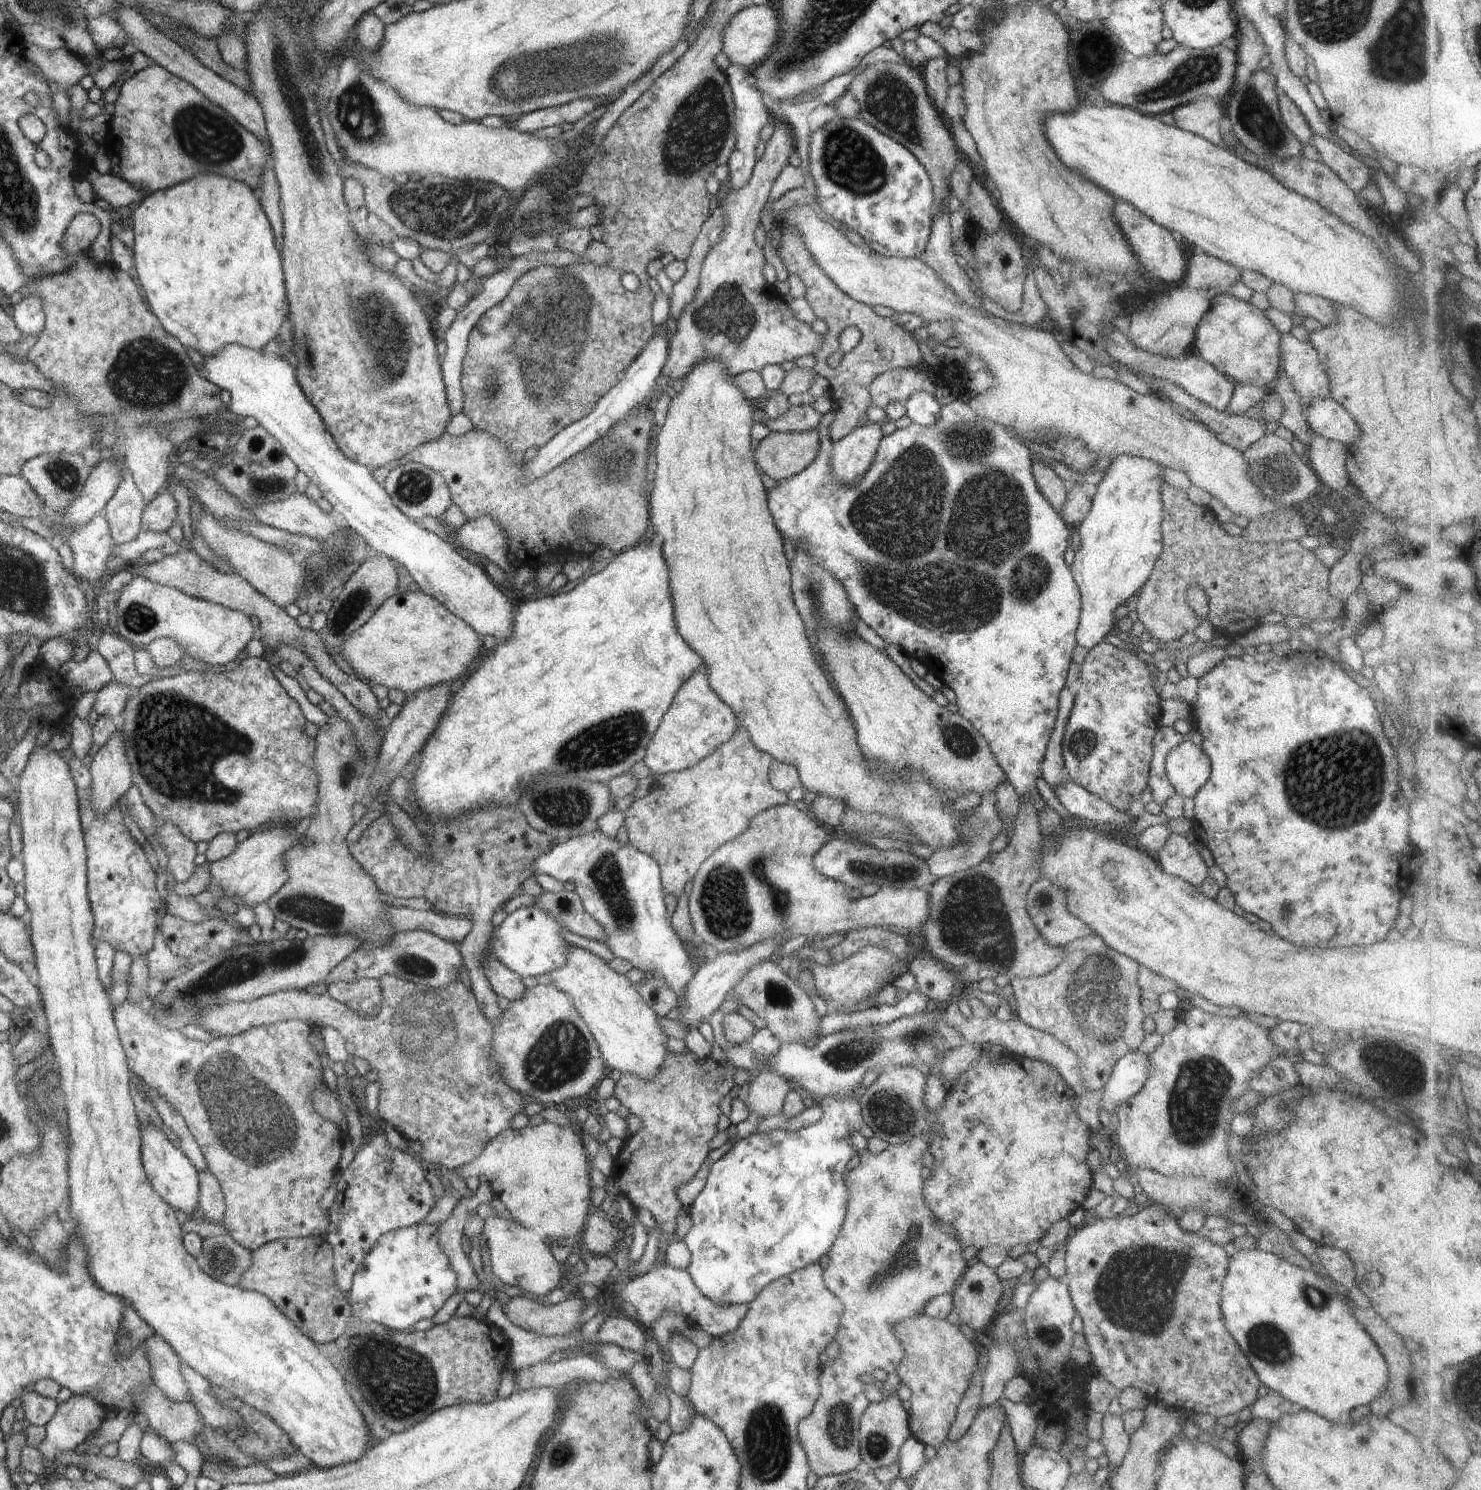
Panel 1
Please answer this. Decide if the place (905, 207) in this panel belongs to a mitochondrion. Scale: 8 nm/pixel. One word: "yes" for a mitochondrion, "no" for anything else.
no

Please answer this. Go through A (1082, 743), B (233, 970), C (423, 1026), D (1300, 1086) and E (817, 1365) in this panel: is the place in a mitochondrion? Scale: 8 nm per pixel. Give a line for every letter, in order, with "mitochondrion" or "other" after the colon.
A: mitochondrion
B: mitochondrion
C: mitochondrion
D: other
E: other

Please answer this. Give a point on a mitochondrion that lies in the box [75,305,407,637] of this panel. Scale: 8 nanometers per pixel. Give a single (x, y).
(147, 375)

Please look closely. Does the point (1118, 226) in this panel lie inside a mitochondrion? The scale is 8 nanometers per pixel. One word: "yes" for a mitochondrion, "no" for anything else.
no

